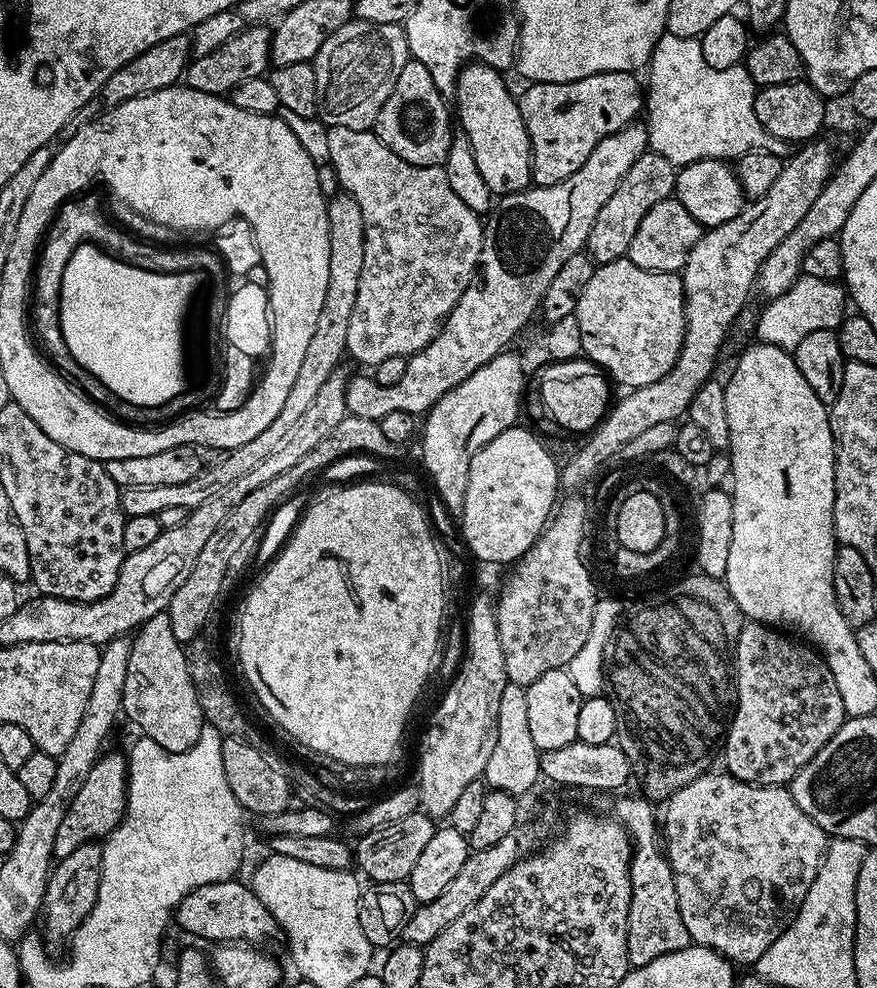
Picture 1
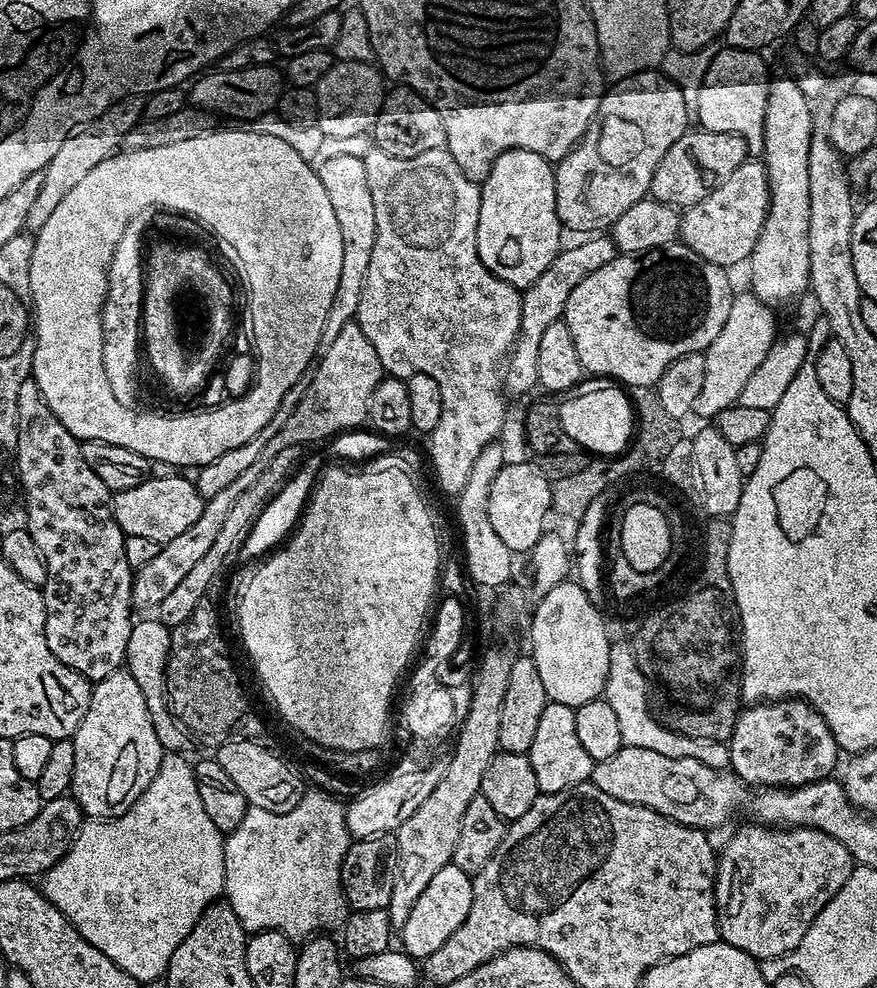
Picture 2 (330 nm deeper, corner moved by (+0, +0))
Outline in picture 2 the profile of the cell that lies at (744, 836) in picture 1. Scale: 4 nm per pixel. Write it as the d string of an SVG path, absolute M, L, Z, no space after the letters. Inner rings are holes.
M748 822L745 823L745 825L745 828L738 829L737 832L725 842L724 849L719 849L718 852L715 894L716 921L718 922L718 930L720 931L720 940L723 941L723 943L734 946L746 954L750 954L758 962L763 962L765 960L773 960L775 956L784 956L786 953L796 949L798 942L802 942L806 930L810 930L814 918L818 918L818 914L826 906L826 902L830 902L830 898L834 898L834 894L838 894L838 890L842 890L842 886L846 886L846 878L850 878L854 861L850 850L846 850L846 846L842 842L838 842L838 838L830 838L830 834L826 834L817 828L769 826L755 822Z

